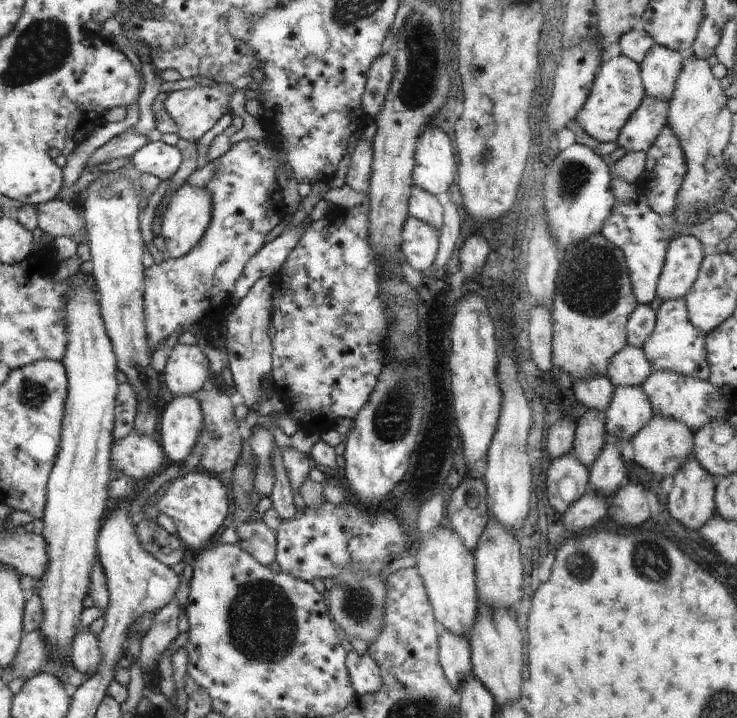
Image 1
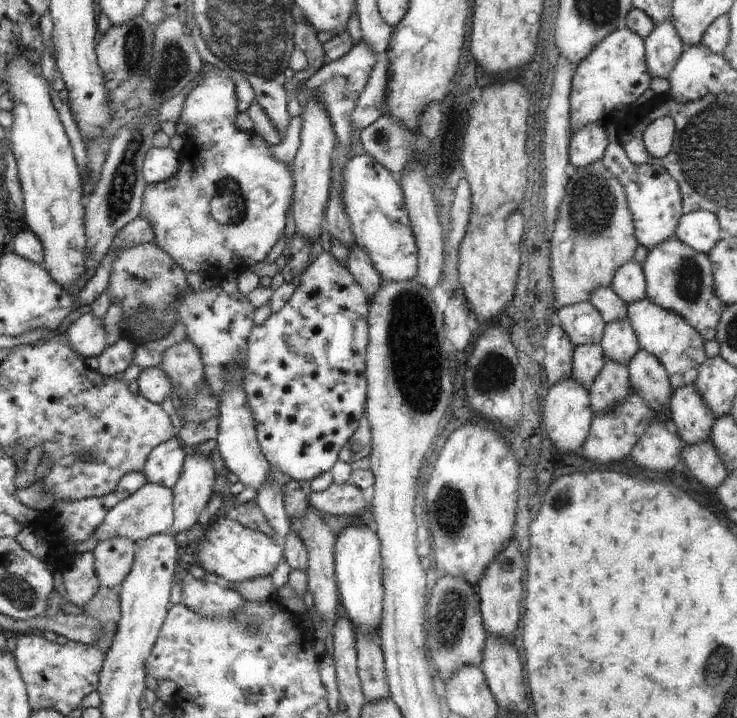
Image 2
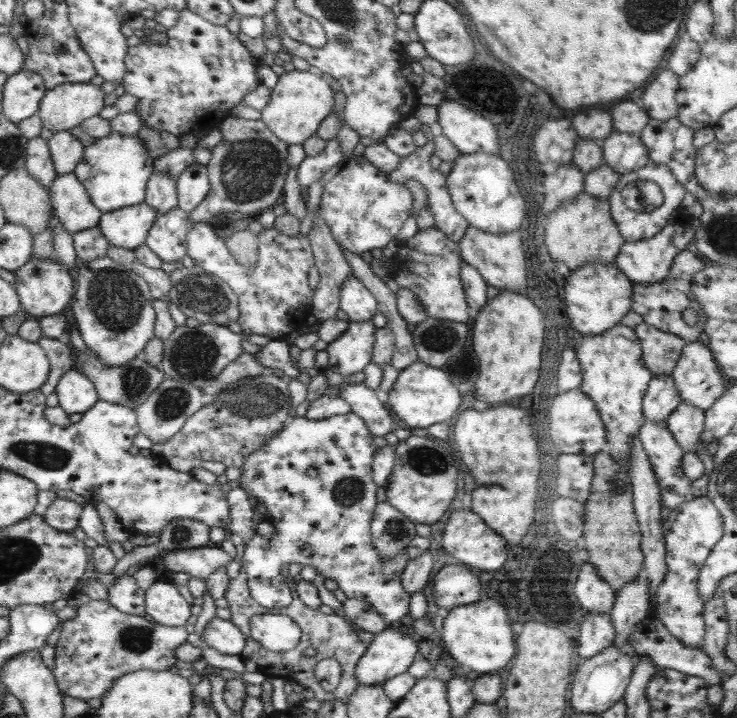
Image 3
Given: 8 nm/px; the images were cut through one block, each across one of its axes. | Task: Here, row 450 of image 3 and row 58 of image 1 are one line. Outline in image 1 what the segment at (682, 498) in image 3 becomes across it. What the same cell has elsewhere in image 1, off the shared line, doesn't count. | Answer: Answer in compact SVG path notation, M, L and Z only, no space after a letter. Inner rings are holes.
M655 44L640 64L645 94L670 102L684 56L683 53Z

